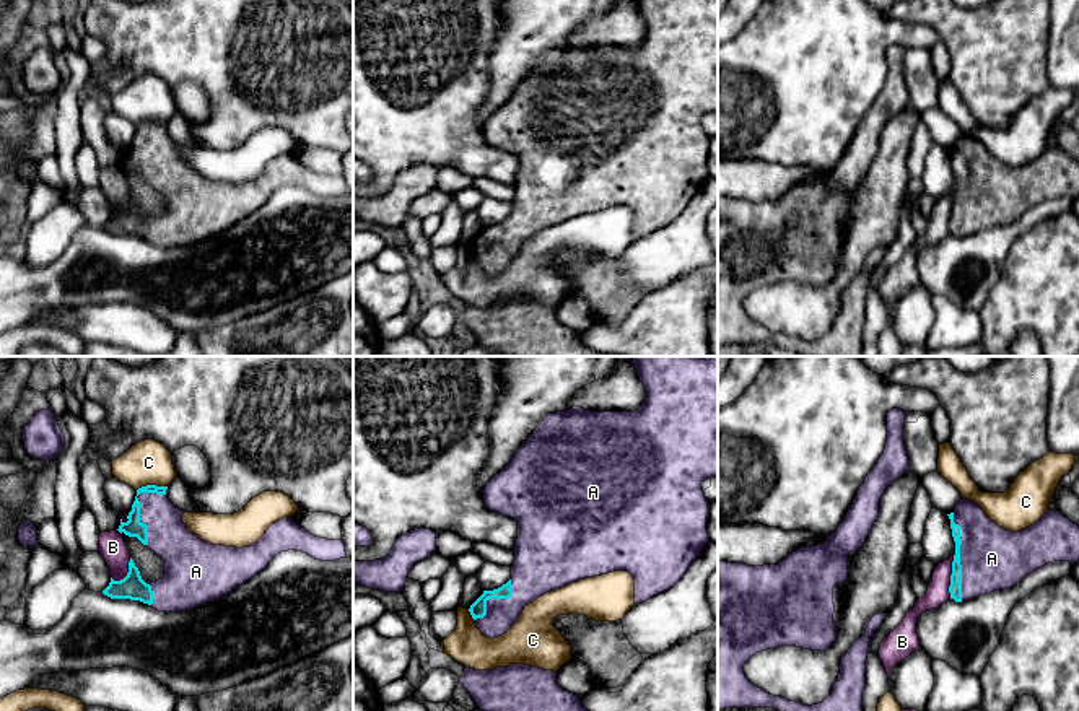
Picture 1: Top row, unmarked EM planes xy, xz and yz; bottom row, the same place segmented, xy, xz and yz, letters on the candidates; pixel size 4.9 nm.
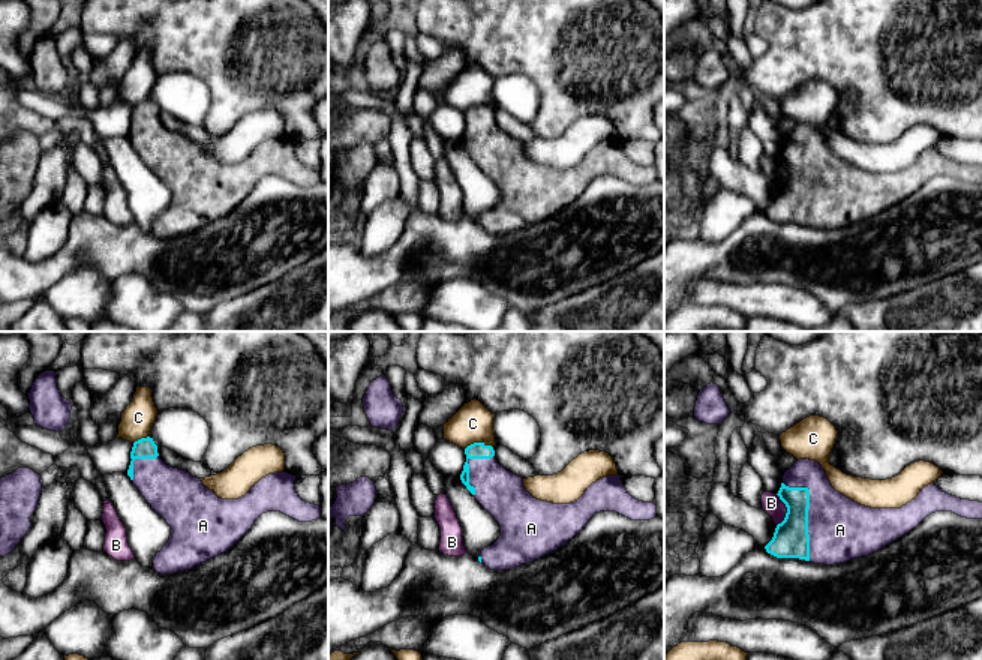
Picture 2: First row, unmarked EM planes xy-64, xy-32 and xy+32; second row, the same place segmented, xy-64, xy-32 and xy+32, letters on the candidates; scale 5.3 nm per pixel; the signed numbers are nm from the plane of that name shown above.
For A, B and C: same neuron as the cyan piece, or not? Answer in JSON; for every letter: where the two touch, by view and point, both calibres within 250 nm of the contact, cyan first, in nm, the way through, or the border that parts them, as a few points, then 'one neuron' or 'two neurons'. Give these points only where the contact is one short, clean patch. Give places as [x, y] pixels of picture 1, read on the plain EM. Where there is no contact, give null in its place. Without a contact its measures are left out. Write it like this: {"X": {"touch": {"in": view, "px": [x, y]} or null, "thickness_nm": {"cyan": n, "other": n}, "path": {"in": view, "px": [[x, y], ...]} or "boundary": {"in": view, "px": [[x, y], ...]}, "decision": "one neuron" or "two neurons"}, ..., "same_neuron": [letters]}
{"A": {"touch": {"in": "yz", "px": [959, 192]}, "thickness_nm": {"cyan": 60, "other": 320}, "decision": "one neuron"}, "B": {"touch": {"in": "yz", "px": [951, 210]}, "thickness_nm": {"cyan": 60, "other": 110}, "boundary": {"in": "yz", "px": [[956, 187], [951, 197], [949, 233]]}, "decision": "two neurons"}, "C": {"touch": {"in": "xy", "px": [152, 121]}, "thickness_nm": {"cyan": 90, "other": 220}, "decision": "two neurons"}, "same_neuron": ["A"]}

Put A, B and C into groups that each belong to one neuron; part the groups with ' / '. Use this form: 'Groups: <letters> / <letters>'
Groups: A / B / C

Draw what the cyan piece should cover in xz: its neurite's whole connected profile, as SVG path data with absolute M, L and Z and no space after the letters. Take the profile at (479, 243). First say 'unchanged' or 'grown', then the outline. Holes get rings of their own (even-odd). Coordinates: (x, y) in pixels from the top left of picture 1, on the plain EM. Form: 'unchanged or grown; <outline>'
grown; M633 0L640 16L646 24L644 39L635 47L591 47L581 42L571 42L565 47L548 49L532 67L531 73L516 86L511 98L496 109L482 125L485 142L490 146L508 151L518 158L518 174L514 179L514 197L511 215L498 225L483 226L470 241L469 247L477 264L487 273L505 270L519 254L524 242L537 233L560 225L579 215L607 210L612 207L627 207L635 215L635 239L643 239L654 231L674 223L687 208L690 200L710 177L706 158L710 153L708 137L701 119L706 114L718 112L718 0Z

